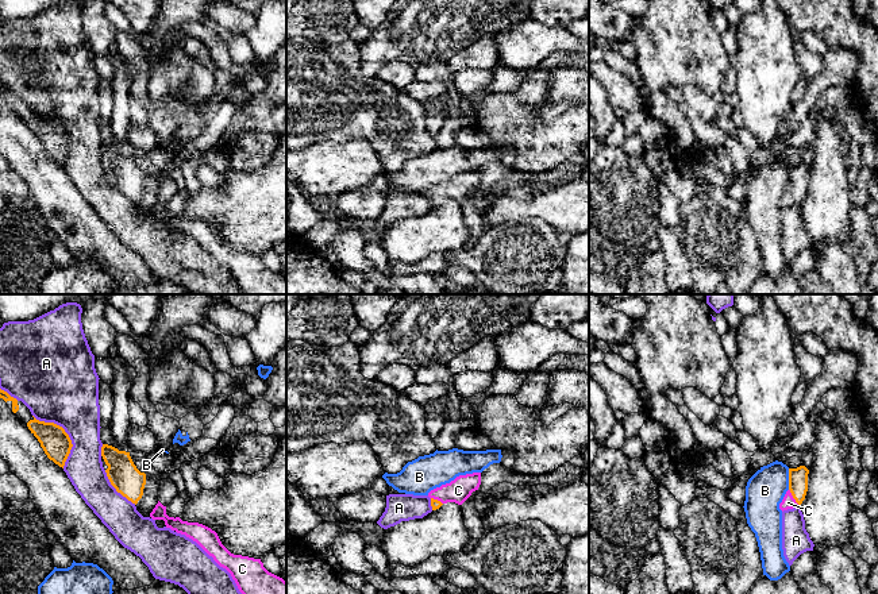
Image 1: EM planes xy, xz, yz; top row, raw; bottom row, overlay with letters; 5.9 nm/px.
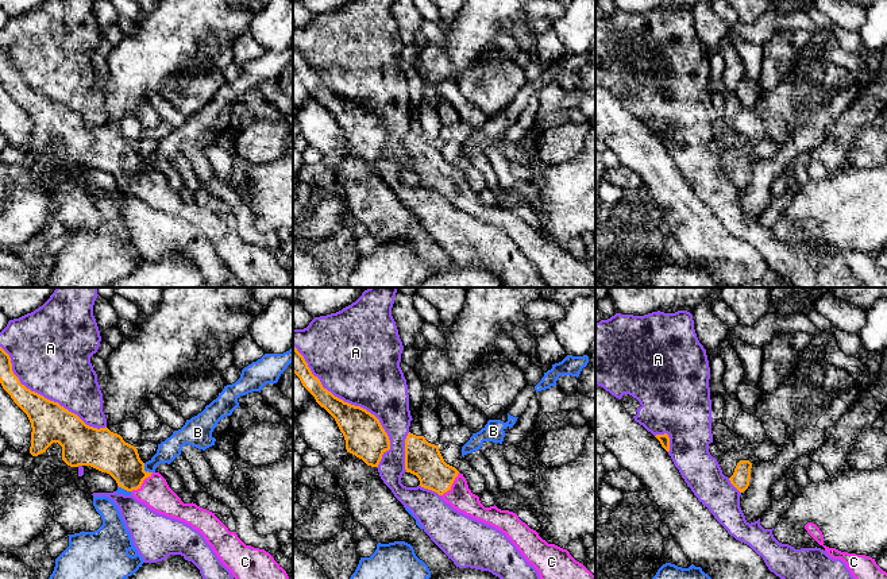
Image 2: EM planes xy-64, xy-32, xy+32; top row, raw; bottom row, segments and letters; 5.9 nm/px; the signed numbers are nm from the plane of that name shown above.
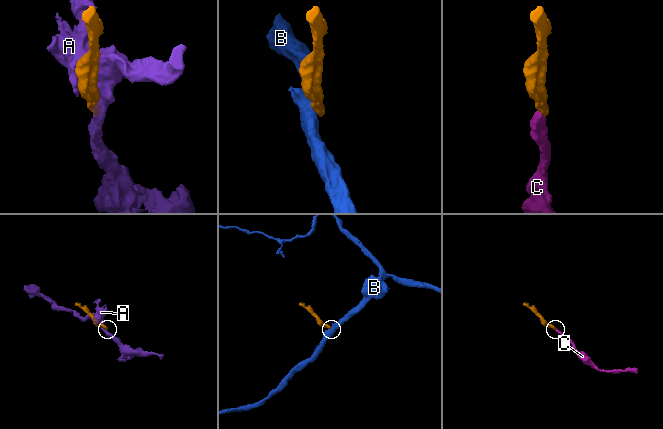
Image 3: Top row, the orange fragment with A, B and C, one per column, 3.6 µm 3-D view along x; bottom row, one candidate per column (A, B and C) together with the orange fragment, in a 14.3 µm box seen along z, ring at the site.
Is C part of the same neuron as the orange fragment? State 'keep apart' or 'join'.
join

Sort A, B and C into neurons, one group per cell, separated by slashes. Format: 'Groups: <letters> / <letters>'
Groups: A / B / C

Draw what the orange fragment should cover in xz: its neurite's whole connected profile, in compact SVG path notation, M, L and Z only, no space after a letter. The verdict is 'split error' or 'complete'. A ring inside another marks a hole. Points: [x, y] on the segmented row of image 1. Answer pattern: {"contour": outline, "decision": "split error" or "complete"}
{"contour": "M481 472L459 475L450 483L442 485L428 493L432 510L439 509L443 504L455 502L462 505L473 491L481 485Z", "decision": "split error"}

